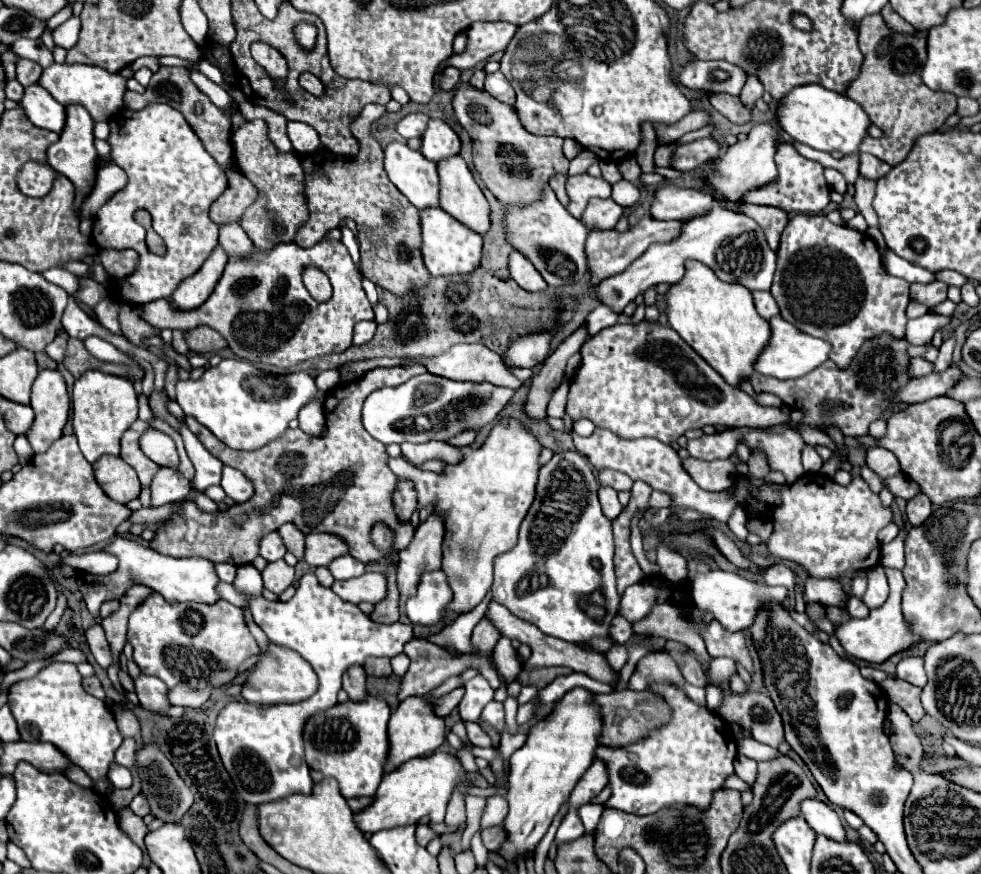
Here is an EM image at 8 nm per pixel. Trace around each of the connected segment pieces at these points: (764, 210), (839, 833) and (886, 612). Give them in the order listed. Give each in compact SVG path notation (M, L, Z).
M740 200L740 204L732 204L732 206L740 208L740 212L754 218L760 224L760 228L764 230L768 246L772 250L778 250L780 234L782 234L784 226L788 224L788 214L784 210L772 208L772 206L758 206L758 204L750 204L750 202L744 202L744 200Z
M816 798L804 800L802 816L816 834L828 836L830 840L846 840L846 832L838 814L826 802L820 802Z
M884 568L886 572L886 578L888 578L888 584L890 584L890 596L888 600L876 608L876 610L870 610L870 616L864 618L864 620L858 620L858 618L852 618L850 622L846 622L844 626L840 626L836 630L836 636L840 640L840 644L844 646L844 650L852 656L852 658L860 658L860 660L866 660L866 662L884 662L888 660L892 654L904 650L904 648L910 648L912 644L920 642L918 636L912 636L908 626L904 624L904 618L902 618L902 610L900 610L900 594L904 590L904 576L902 576L902 570L896 570L896 568Z

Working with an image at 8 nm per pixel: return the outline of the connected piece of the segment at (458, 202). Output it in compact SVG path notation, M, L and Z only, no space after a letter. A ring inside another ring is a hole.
M452 156L442 160L438 164L438 176L440 176L440 208L444 212L448 212L452 218L456 218L458 222L462 222L464 226L468 226L470 230L478 232L478 234L486 234L492 220L490 220L490 204L484 198L480 186L476 184L470 168L466 166L466 162L462 160L462 156Z

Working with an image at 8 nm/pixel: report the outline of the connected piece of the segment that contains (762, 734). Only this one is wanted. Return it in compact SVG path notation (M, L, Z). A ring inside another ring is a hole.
M724 682L722 688L728 690L728 696L724 698L724 704L718 712L722 718L740 724L752 734L752 738L772 748L778 748L784 742L784 724L770 696L756 692L736 696L730 692L729 682Z

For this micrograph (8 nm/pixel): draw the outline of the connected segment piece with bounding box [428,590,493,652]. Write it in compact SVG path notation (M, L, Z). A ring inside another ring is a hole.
M489 590L484 600L472 611L466 612L466 614L458 614L452 624L448 624L448 626L442 628L442 632L428 634L428 640L430 642L436 642L440 646L458 650L458 652L468 652L470 650L470 634L472 634L472 628L480 622L480 616L484 614L486 604L491 599L493 599L492 591Z

